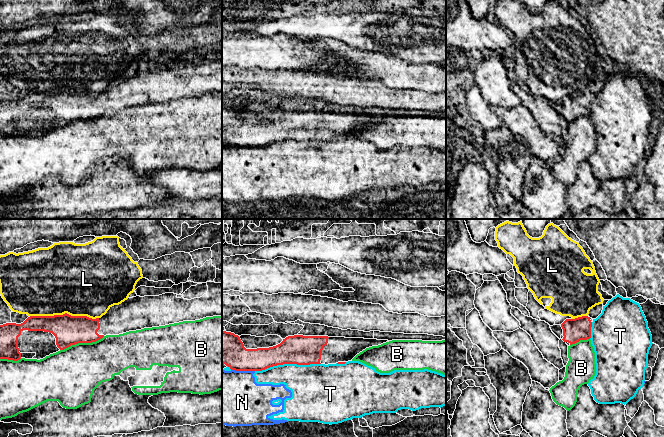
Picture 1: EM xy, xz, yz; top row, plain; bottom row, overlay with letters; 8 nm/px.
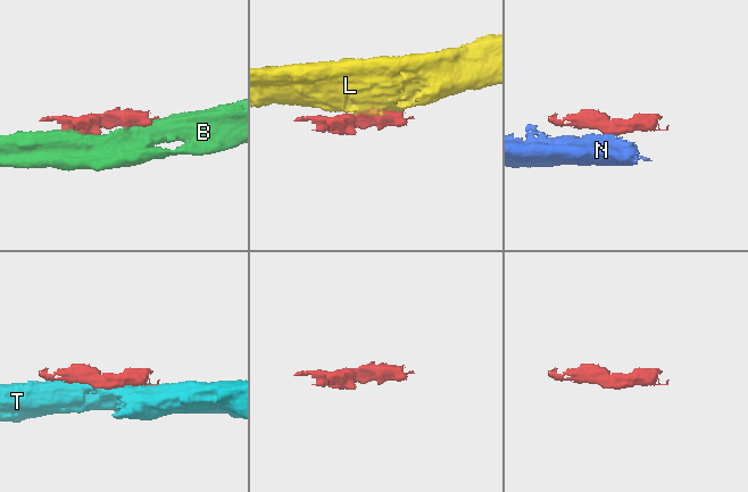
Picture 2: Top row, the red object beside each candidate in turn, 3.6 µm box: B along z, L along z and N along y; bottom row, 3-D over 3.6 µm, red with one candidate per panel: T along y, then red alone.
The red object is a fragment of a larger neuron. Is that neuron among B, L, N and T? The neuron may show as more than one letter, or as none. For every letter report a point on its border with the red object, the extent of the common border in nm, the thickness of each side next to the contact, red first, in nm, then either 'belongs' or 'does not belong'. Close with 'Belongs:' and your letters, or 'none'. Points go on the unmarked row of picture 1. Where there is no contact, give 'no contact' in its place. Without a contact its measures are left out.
B: xy (82, 118) | 380 nm | 240/420 nm | does not belong
L: xy (64, 90) | 550 nm | 240/480 nm | does not belong
N: xz (243, 146) | 190 nm | 260/440 nm | does not belong
T: xz (287, 139) | 550 nm | 240/320 nm | does not belong
Belongs: none

